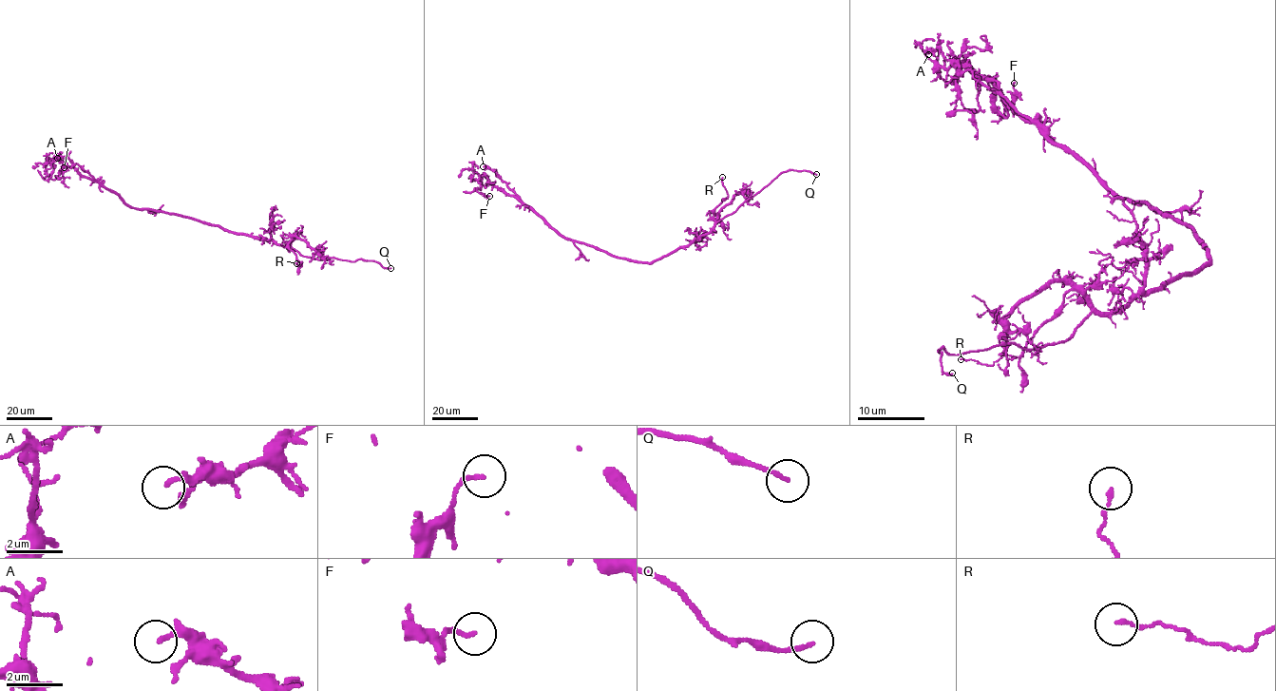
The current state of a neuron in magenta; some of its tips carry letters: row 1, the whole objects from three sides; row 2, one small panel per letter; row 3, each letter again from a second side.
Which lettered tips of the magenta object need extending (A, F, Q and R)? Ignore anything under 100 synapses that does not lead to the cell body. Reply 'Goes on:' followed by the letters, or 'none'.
Goes on: Q

